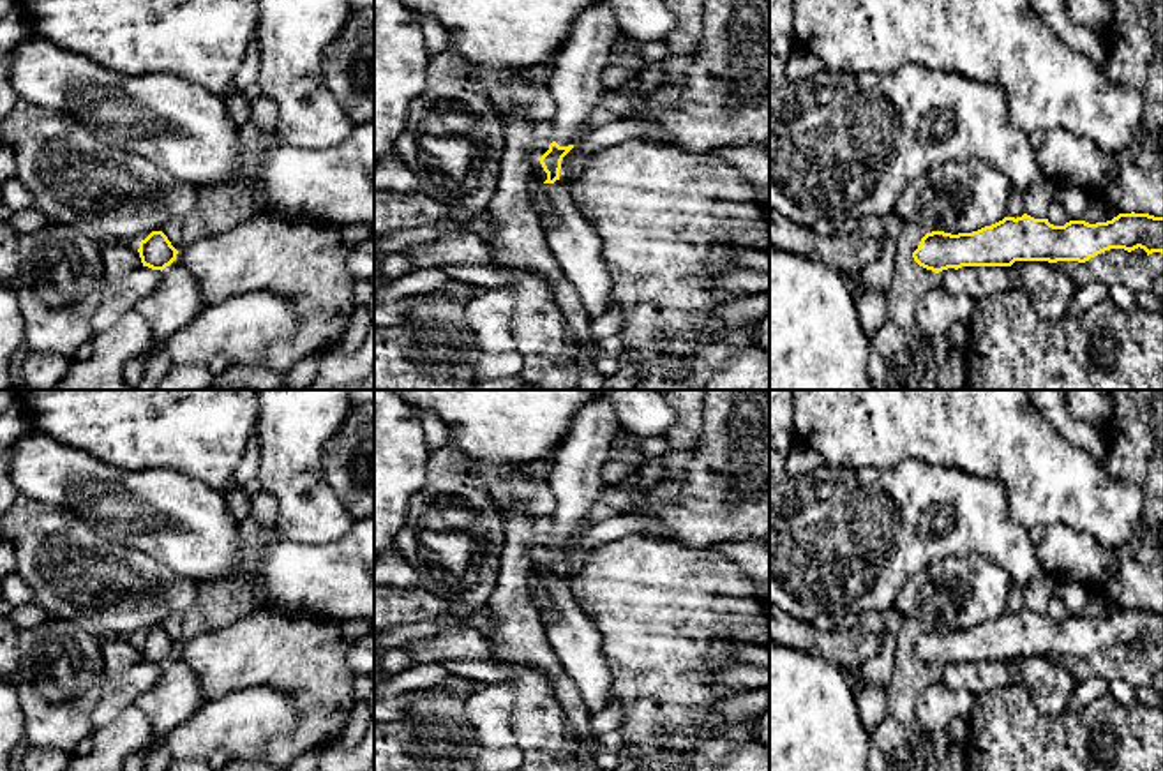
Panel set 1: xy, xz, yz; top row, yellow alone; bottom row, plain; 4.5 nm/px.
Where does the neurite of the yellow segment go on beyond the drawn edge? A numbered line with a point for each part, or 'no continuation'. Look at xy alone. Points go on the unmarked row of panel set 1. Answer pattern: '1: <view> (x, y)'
no continuation

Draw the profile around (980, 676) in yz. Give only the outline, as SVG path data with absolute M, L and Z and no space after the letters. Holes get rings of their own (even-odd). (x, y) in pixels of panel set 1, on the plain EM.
M962 662L937 669L937 679L957 690L967 686L974 695L995 690L1017 681L1017 667L1011 662Z

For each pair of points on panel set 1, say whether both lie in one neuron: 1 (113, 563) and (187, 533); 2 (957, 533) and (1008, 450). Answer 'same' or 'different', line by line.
1: different
2: different

